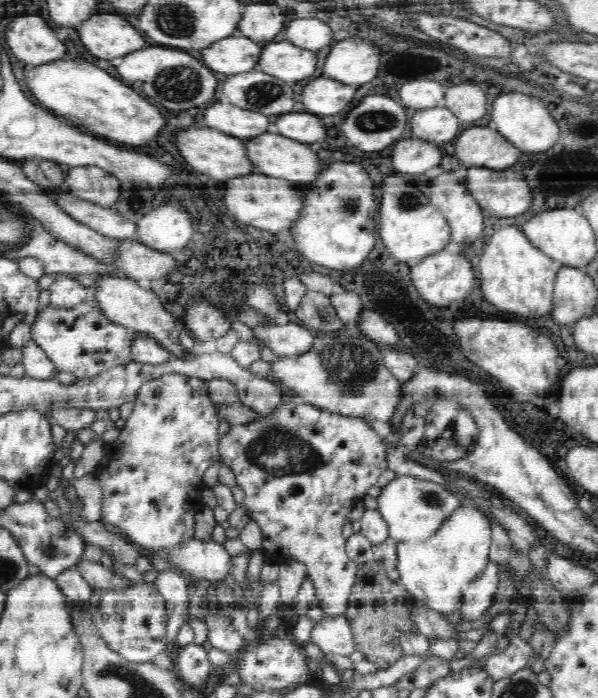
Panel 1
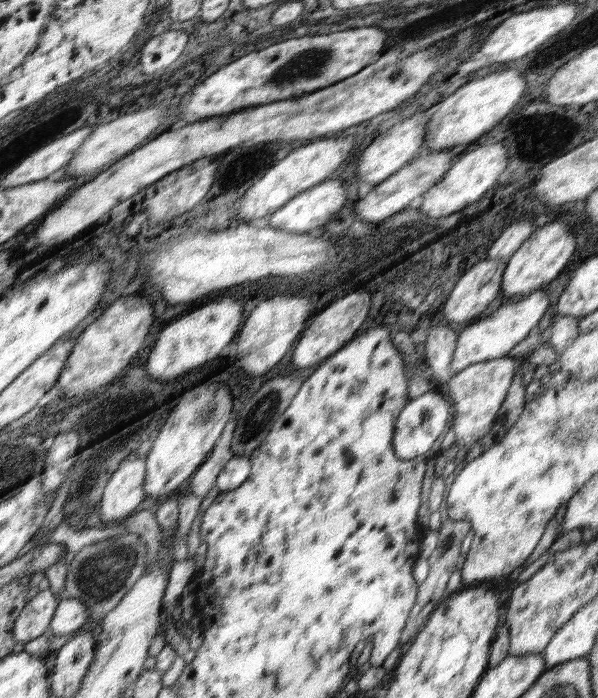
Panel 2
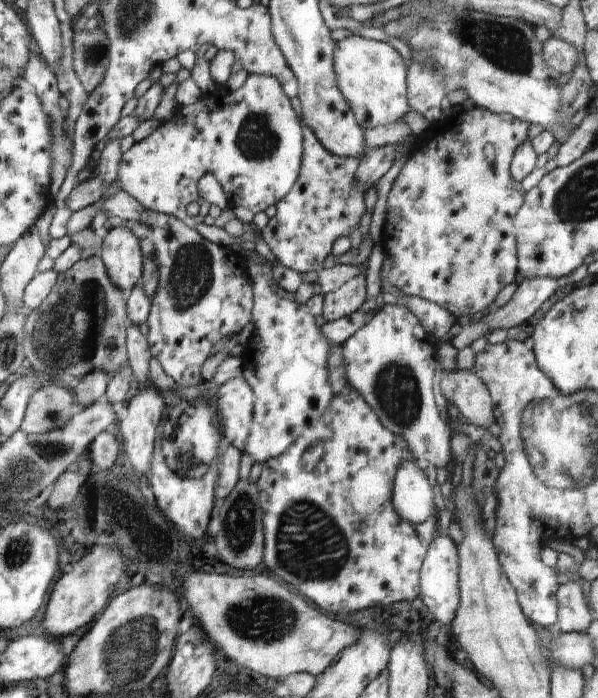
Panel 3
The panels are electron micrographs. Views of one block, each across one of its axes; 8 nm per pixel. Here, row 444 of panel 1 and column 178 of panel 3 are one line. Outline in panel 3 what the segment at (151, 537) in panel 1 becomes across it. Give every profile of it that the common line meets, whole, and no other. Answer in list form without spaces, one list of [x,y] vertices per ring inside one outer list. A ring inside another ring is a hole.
[[[248,73],[246,81],[238,90],[231,90],[226,87],[216,88],[214,92],[202,93],[199,99],[191,105],[179,105],[175,113],[169,119],[159,121],[159,126],[148,137],[141,141],[135,142],[126,152],[122,153],[119,169],[117,170],[117,180],[122,190],[125,190],[130,196],[133,196],[145,209],[150,209],[159,213],[166,213],[184,221],[190,228],[195,228],[197,224],[203,222],[204,217],[208,215],[208,208],[210,203],[201,198],[198,194],[198,180],[207,172],[213,174],[217,181],[220,182],[226,195],[229,207],[244,206],[248,210],[252,210],[254,214],[262,212],[282,200],[286,193],[292,188],[292,185],[299,177],[301,160],[303,153],[303,124],[299,116],[294,113],[290,99],[284,94],[282,85],[276,77],[270,75],[263,75],[258,73]],[[190,202],[198,202],[200,211],[196,216],[189,216],[186,213],[186,206]]]

